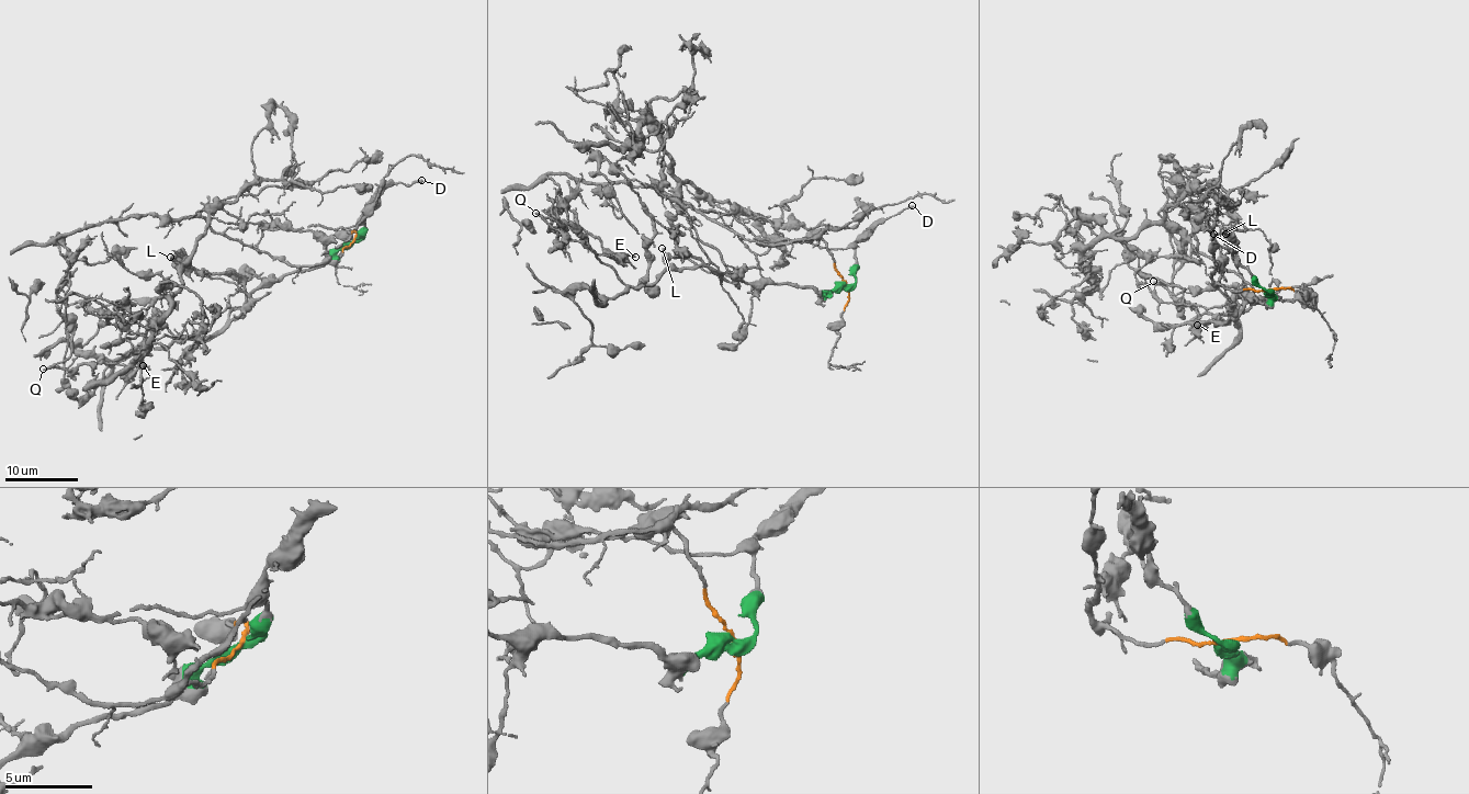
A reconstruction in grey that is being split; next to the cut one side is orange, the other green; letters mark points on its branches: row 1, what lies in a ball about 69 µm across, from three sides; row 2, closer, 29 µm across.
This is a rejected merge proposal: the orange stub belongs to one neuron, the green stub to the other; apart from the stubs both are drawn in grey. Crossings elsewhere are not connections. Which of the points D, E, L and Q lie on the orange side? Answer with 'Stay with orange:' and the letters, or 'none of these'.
Stay with orange: E, Q

